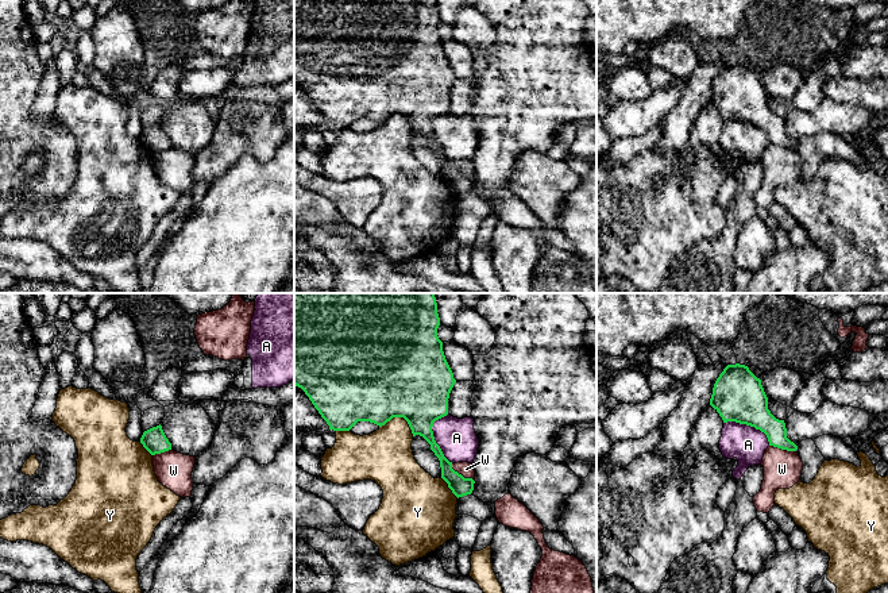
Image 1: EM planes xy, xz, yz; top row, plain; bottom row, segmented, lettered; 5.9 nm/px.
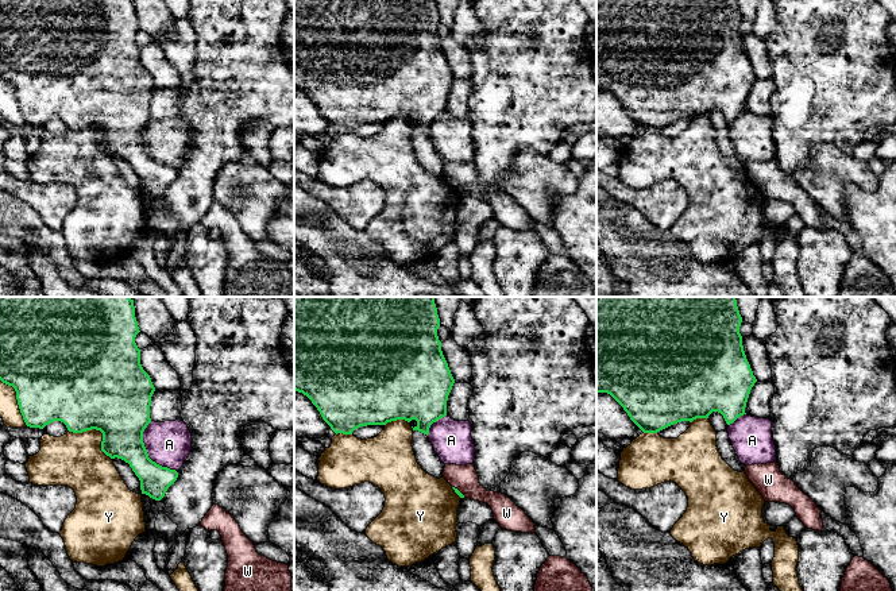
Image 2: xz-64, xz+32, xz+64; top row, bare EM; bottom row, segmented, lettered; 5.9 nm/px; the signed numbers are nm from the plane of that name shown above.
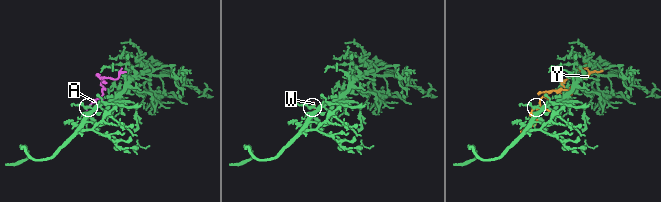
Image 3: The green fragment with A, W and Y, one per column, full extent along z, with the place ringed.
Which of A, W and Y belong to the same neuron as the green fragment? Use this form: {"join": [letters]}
{"join": []}

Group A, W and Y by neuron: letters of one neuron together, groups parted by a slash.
A / W / Y

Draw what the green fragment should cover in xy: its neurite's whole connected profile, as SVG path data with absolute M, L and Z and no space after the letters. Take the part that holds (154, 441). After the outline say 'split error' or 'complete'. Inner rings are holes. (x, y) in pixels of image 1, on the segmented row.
M161 424L144 431L140 443L151 455L171 450L171 443L166 438Z; complete

